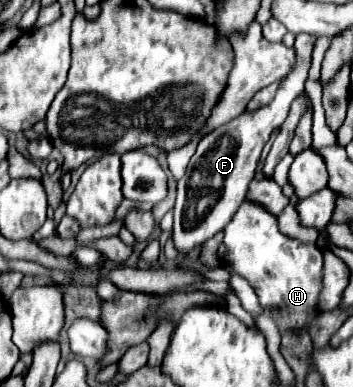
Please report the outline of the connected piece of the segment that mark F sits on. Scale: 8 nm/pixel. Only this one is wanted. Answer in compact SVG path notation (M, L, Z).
M302 33L296 37L294 41L296 63L282 79L276 97L272 99L270 105L254 113L242 113L238 119L232 119L230 123L210 131L200 139L198 149L188 163L186 175L178 181L178 193L174 205L172 235L174 235L174 245L182 255L188 255L194 247L200 247L204 241L208 241L218 231L222 231L230 223L238 207L242 205L246 197L246 187L254 179L254 171L258 167L264 143L270 139L270 133L286 121L292 101L304 93L304 83L308 79L314 43L316 43L314 35Z

